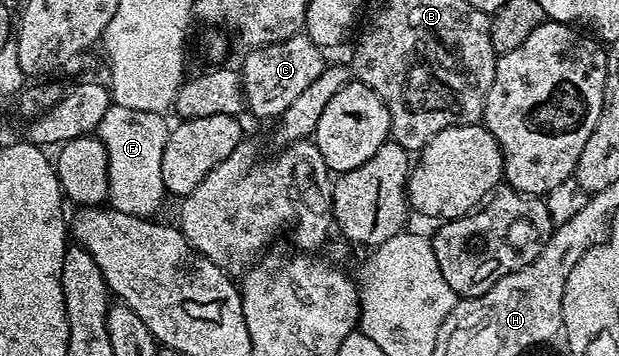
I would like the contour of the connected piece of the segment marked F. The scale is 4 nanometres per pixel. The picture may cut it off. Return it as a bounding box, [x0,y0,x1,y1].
[96,104,171,218]

